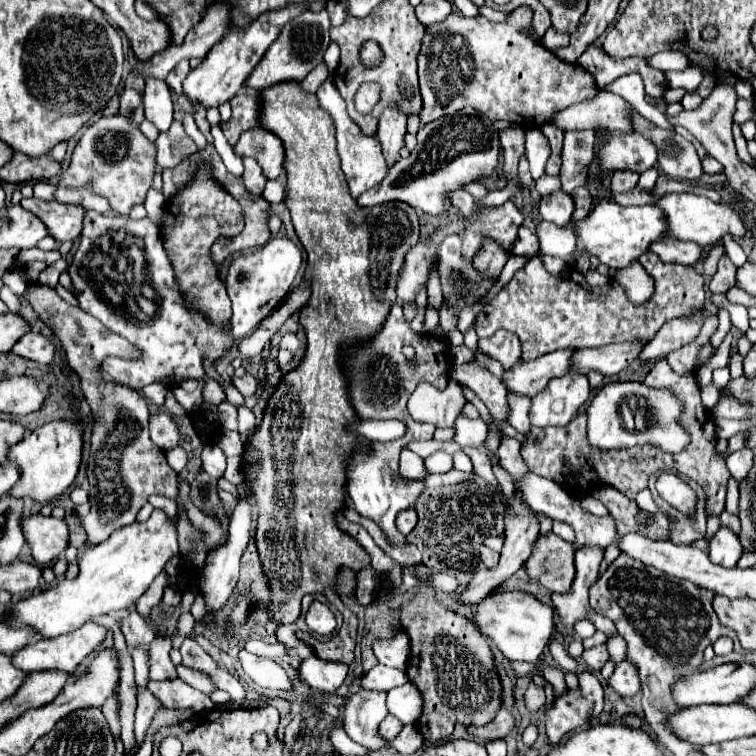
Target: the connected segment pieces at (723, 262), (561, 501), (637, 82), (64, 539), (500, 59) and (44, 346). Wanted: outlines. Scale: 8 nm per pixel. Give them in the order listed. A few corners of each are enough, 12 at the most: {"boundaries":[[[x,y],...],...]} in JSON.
{"boundaries":[[[720,258],[712,292],[728,292],[736,282],[736,266]],[[550,478],[518,482],[532,510],[568,522],[574,550],[616,540],[612,516],[594,516]],[[628,74],[608,86],[628,100],[646,120],[675,128],[646,98],[640,74]],[[32,514],[20,526],[36,564],[64,554],[64,520]],[[452,12],[418,60],[420,120],[464,106],[540,128],[592,74],[522,32]],[[28,332],[12,354],[50,364],[56,346],[50,336]]]}

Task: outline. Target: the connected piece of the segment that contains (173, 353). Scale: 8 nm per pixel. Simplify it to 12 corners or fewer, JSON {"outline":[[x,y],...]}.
{"outline":[[86,210],[80,308],[142,356],[124,386],[204,378],[230,334],[182,300],[150,220]]}

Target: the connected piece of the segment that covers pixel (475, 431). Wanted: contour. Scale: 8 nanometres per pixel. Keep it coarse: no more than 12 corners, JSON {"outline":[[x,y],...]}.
{"outline":[[460,415],[452,440],[460,446],[478,446],[487,435],[481,418]]}

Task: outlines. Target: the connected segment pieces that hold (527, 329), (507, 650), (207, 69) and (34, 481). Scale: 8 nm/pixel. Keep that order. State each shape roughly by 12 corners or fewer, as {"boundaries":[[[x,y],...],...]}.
{"boundaries":[[[652,252],[634,306],[532,258],[474,326],[518,334],[524,362],[560,348],[648,344],[702,308],[703,276]],[[494,592],[472,618],[508,660],[536,664],[554,612],[528,592]],[[288,6],[232,28],[184,80],[204,108],[232,100],[282,26]],[[50,422],[8,450],[12,498],[60,496],[82,460],[82,426]]]}

